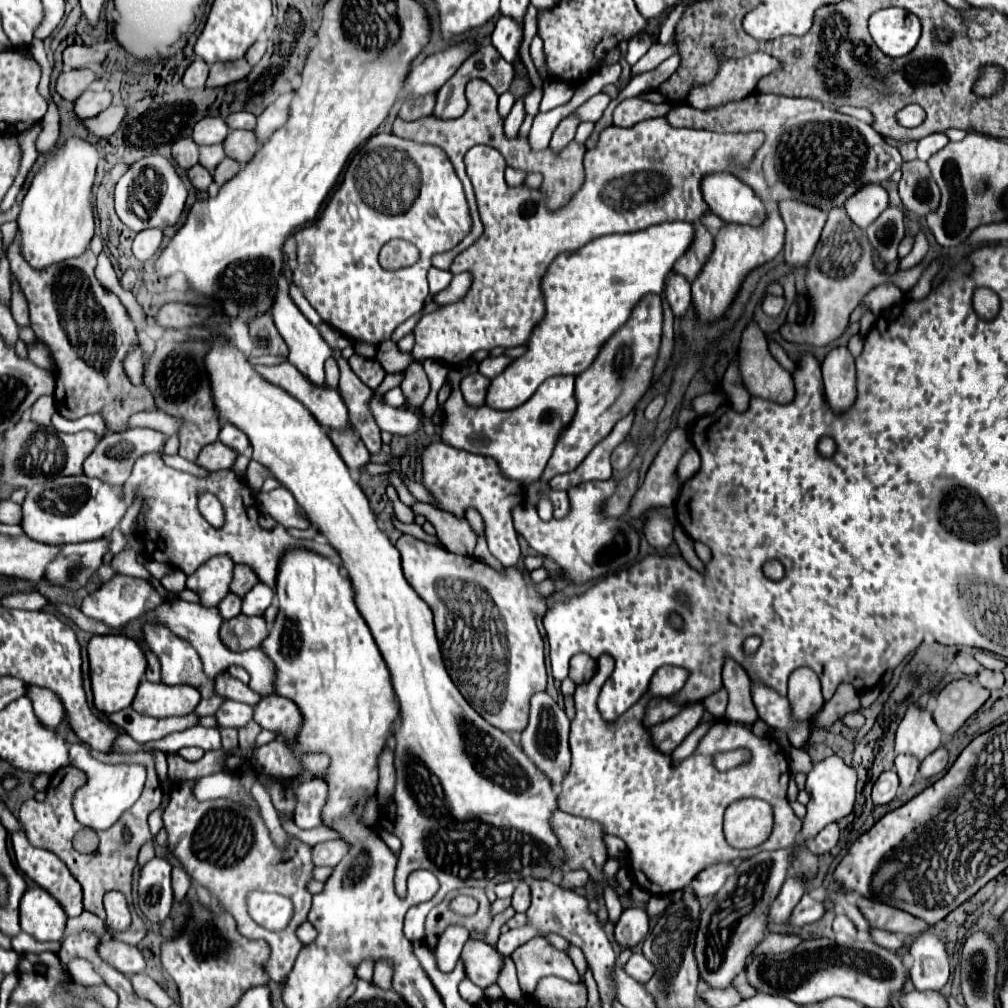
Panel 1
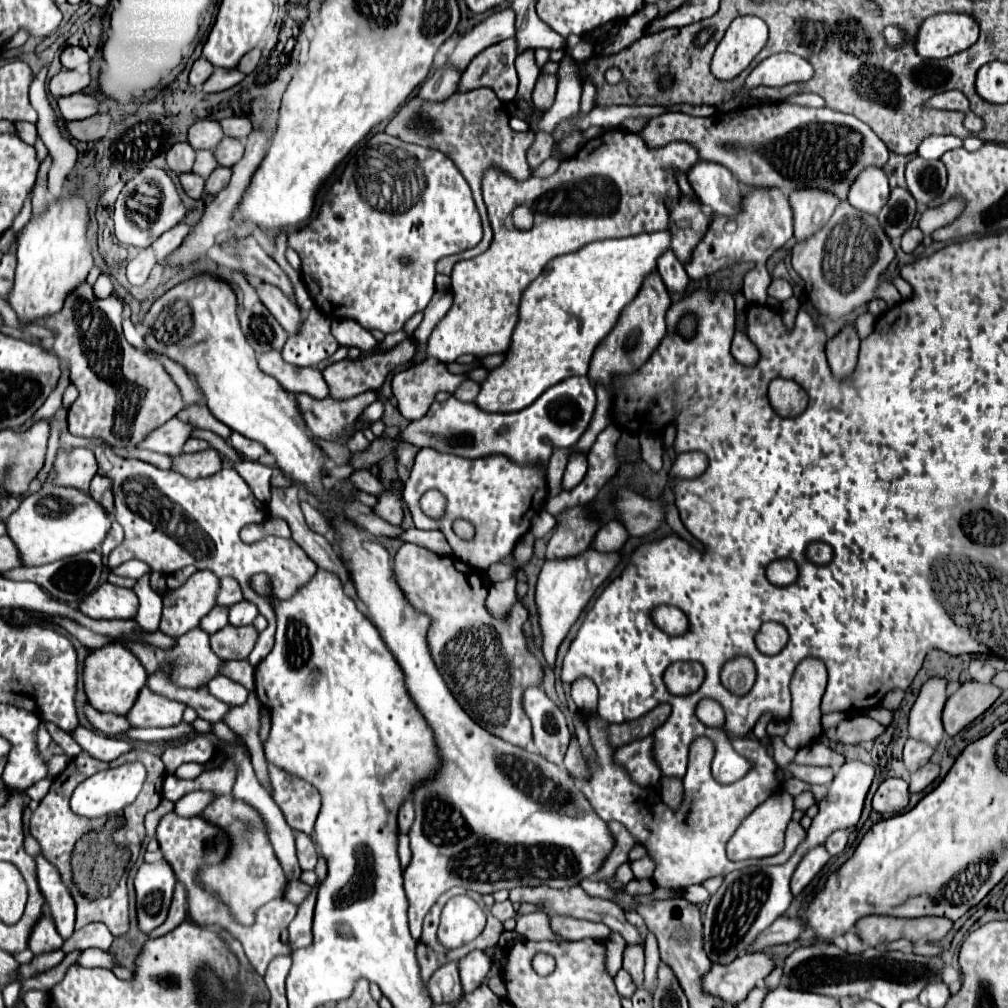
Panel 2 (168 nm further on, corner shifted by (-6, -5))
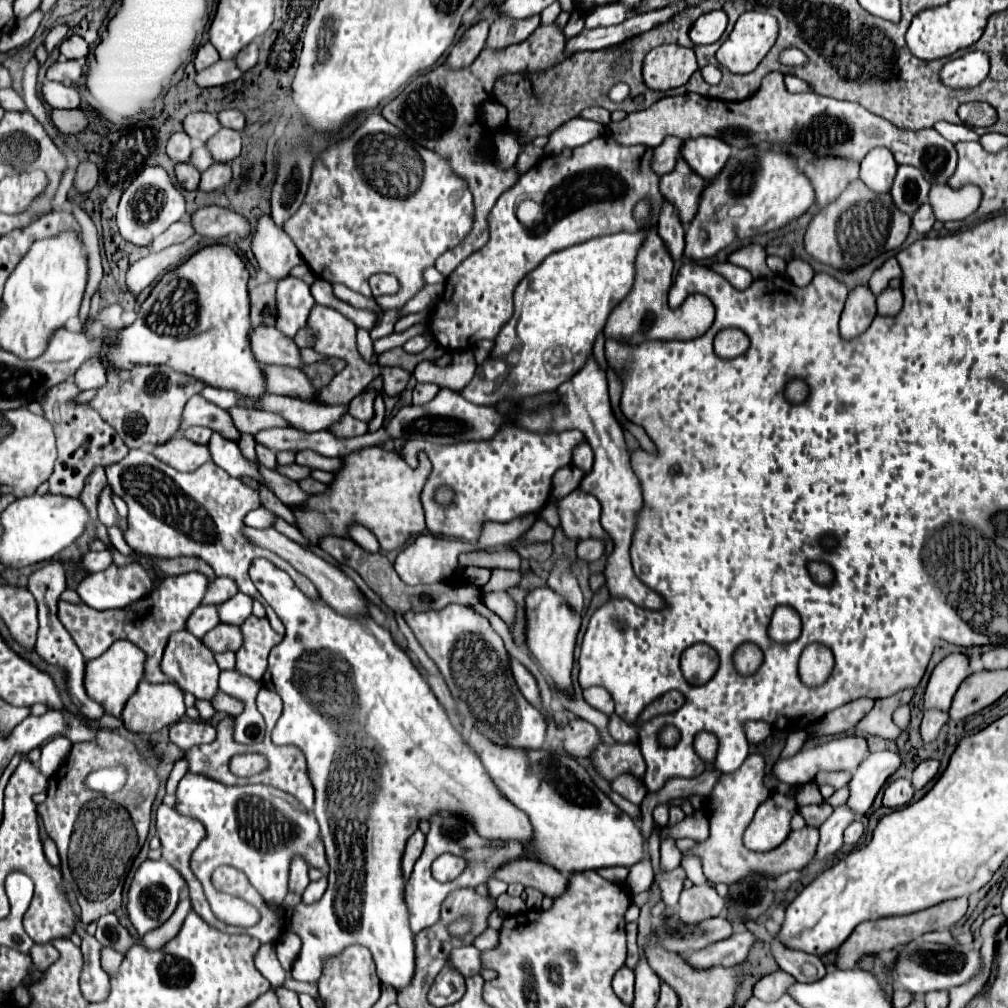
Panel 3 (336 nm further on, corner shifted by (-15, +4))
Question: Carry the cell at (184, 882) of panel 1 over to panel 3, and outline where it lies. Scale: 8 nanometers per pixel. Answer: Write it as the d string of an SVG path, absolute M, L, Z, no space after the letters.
M181 898L175 914L173 914L165 924L161 924L159 928L147 932L147 934L141 938L143 944L145 944L147 948L153 948L153 950L155 950L155 948L163 946L165 942L169 942L169 940L179 932L179 928L183 926L183 920L185 920L185 916L189 914L189 910L191 910L189 898Z

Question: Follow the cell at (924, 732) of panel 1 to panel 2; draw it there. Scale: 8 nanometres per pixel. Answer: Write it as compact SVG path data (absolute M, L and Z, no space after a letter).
M932 677L922 685L918 699L910 709L910 737L926 741L932 747L940 743L944 735L942 707L946 699L946 679Z

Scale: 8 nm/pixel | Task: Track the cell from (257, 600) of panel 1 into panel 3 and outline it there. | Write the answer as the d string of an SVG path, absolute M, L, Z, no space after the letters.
M237 592L233 598L229 598L219 606L219 618L225 624L241 626L251 616L251 608L253 608L253 598L243 592Z

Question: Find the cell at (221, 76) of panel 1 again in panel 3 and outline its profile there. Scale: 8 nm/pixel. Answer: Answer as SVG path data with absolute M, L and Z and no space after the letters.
M219 60L215 62L215 66L209 66L207 70L197 74L197 84L203 88L211 88L211 86L223 86L229 82L235 82L237 78L241 78L241 70L235 66L235 60L227 62L227 60Z

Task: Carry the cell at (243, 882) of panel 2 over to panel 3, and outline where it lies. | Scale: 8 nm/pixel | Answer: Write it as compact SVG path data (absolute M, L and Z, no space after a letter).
M187 772L177 788L177 812L193 816L203 822L207 830L207 840L203 840L191 856L191 870L205 888L205 896L211 904L213 914L235 926L255 926L259 922L259 912L249 902L223 894L215 890L211 874L215 868L229 864L247 874L249 882L257 892L273 904L281 904L287 896L287 876L289 862L295 852L307 852L307 862L313 868L323 868L325 848L319 836L319 824L313 812L303 810L299 802L291 796L265 786L265 784L245 784L245 786L227 786L205 774Z

